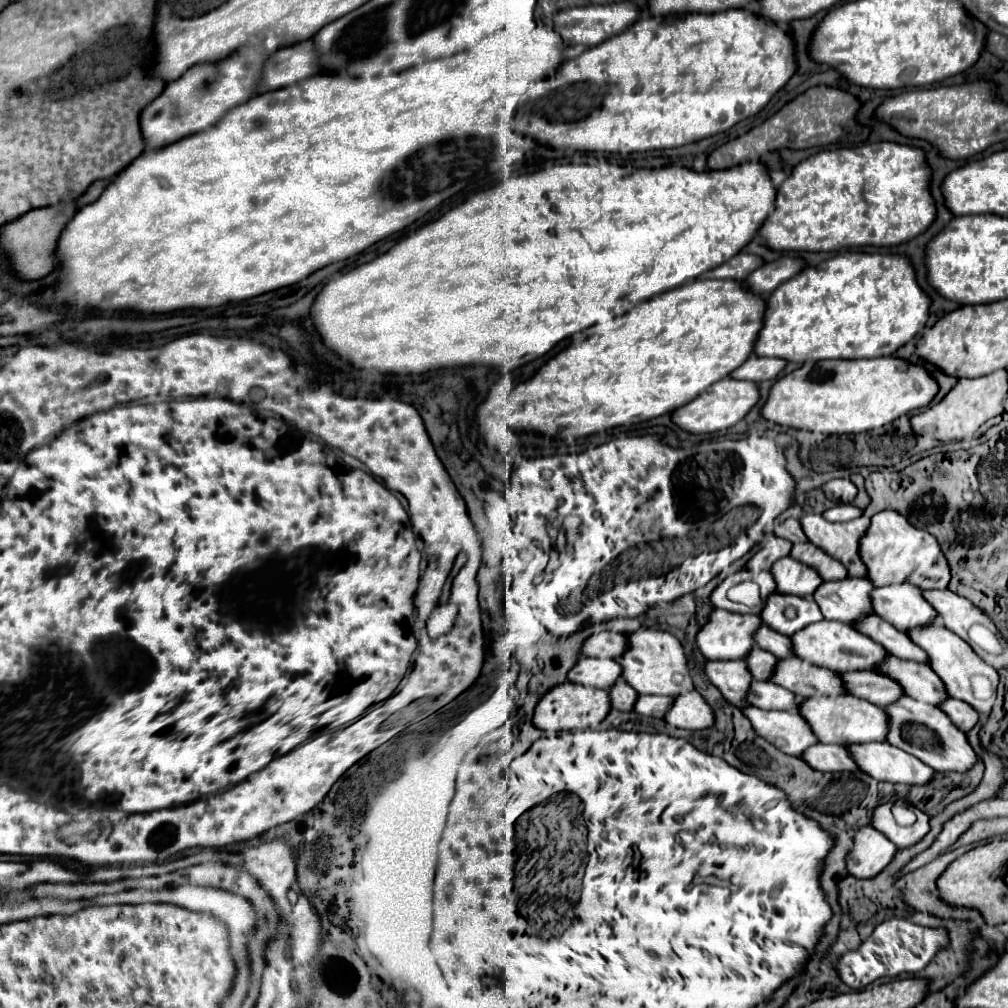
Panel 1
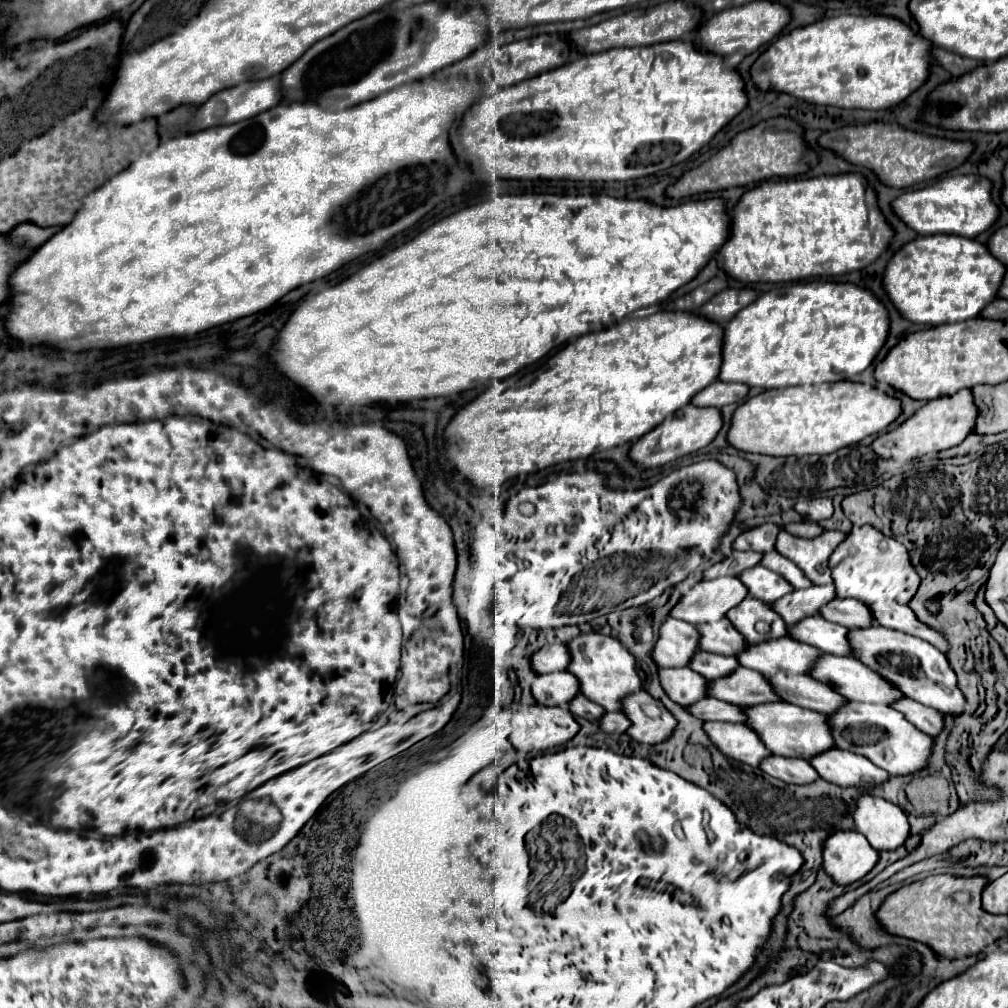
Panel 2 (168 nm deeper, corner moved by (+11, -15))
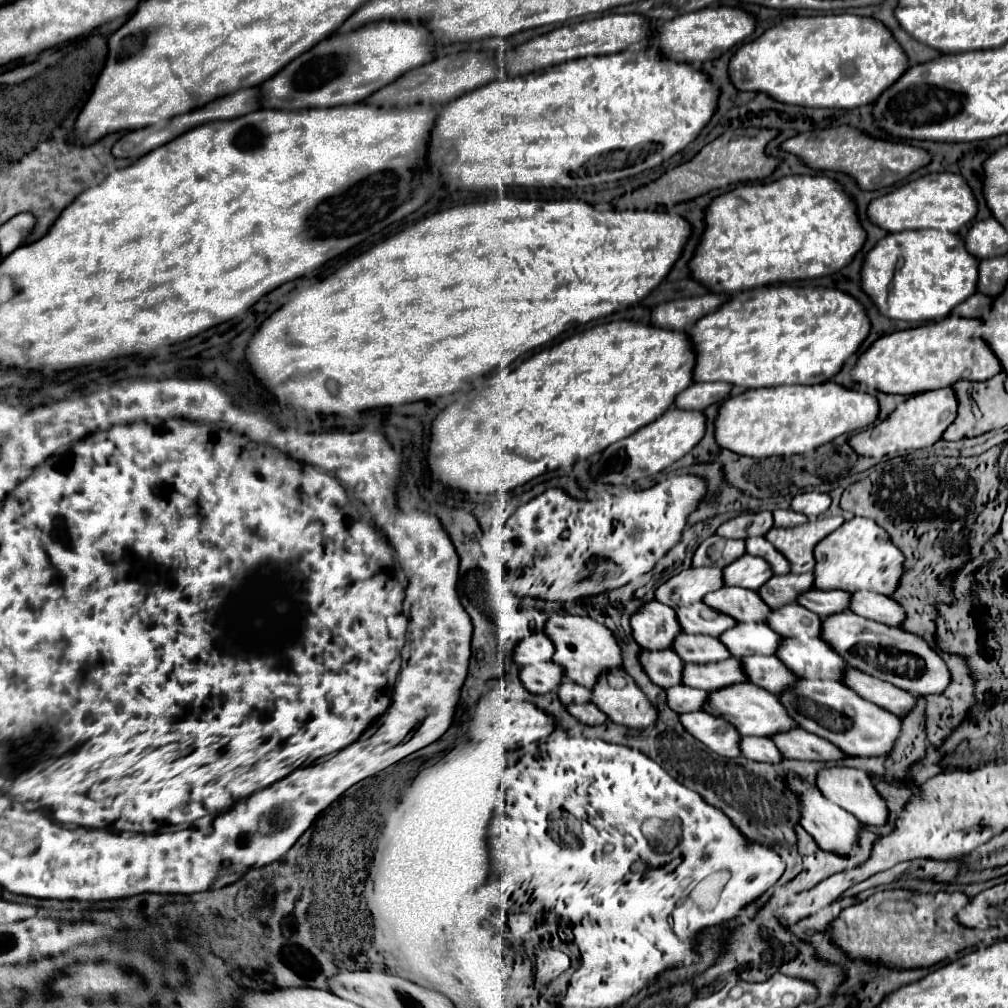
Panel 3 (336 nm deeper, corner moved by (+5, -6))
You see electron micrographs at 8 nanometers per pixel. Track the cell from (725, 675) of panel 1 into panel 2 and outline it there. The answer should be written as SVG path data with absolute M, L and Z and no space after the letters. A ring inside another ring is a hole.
M661 668L661 684L669 698L681 706L709 696L709 680L691 668Z

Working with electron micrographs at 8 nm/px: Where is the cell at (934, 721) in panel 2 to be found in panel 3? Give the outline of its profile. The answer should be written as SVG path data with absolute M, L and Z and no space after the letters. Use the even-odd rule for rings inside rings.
M855 667L843 669L841 683L851 687L863 699L867 699L867 701L871 701L871 703L875 703L875 705L883 707L885 711L891 711L893 715L899 715L899 717L907 715L907 711L915 705L915 699L907 691L903 691L887 681L865 675L865 673L857 671Z

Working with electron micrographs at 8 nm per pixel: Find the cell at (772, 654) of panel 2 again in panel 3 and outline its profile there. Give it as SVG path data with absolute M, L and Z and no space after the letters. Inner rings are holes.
M737 623L719 637L733 657L775 655L779 639L767 623Z

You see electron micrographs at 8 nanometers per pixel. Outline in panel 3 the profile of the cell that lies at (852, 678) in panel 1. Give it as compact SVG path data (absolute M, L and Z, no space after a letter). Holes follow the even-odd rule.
M751 655L751 659L739 659L739 663L743 663L743 671L747 671L747 681L775 695L797 681L797 677L777 657Z

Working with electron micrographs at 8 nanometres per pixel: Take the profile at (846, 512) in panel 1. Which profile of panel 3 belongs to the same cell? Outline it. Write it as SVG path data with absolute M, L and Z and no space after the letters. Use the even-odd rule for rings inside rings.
M775 509L775 511L773 511L773 523L775 523L775 527L795 527L795 525L801 525L801 523L805 523L805 521L807 521L805 515L795 513L795 511L791 511L791 509L787 509L787 511Z

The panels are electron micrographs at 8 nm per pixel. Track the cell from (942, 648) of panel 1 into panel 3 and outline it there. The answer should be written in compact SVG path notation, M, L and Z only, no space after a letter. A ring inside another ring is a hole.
M843 611L823 619L821 639L827 641L833 651L839 651L849 667L879 677L899 689L915 691L919 695L931 695L943 693L949 685L949 671L943 659L921 637L911 635L899 627L889 627L853 615L851 611Z

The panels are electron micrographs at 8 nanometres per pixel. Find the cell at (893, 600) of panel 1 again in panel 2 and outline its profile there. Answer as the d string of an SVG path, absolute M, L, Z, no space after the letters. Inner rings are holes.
M833 600L825 608L821 608L821 616L829 622L841 624L845 628L869 628L877 626L873 620L873 612L869 612L867 604L861 604L857 600Z

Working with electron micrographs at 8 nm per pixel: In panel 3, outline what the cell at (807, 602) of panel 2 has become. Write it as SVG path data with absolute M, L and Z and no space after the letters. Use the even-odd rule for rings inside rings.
M773 575L757 593L771 609L777 609L793 603L801 593L813 589L813 579L813 575Z

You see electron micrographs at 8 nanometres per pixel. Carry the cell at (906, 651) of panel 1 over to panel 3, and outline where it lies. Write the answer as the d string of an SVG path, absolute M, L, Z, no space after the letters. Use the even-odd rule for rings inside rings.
M789 603L779 609L773 609L767 617L767 625L773 627L781 637L819 637L821 617L801 607L799 603Z

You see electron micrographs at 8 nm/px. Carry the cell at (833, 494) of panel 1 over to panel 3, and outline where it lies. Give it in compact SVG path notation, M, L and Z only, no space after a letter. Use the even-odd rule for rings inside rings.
M817 491L797 493L791 501L791 509L797 513L807 515L809 519L819 517L821 513L825 513L831 505L831 499L827 493L817 493Z

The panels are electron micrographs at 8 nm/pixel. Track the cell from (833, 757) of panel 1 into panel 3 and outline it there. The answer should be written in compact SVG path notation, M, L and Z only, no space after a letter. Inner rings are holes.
M743 737L743 757L751 761L763 761L763 763L781 763L783 755L775 747L771 739L755 739L755 737Z

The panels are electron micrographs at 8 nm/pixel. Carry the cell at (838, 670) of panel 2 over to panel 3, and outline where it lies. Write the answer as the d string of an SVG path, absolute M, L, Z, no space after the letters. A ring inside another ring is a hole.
M783 639L783 643L779 643L777 659L783 659L795 675L807 679L839 681L845 667L843 659L821 639Z

